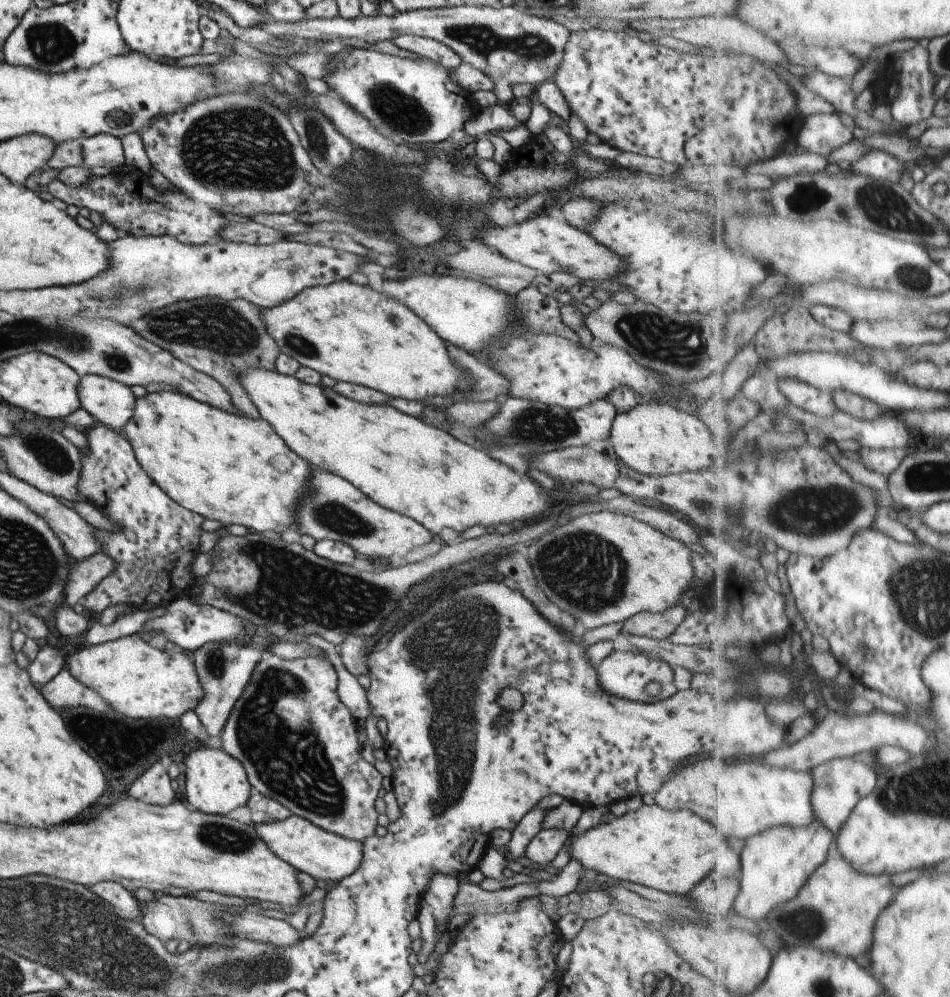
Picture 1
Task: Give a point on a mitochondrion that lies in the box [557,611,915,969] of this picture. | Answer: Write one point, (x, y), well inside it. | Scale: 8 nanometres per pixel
(803, 923)

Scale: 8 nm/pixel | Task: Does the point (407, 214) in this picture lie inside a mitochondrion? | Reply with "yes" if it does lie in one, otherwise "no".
yes

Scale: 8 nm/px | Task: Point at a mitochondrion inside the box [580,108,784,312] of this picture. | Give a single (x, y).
(689, 232)

